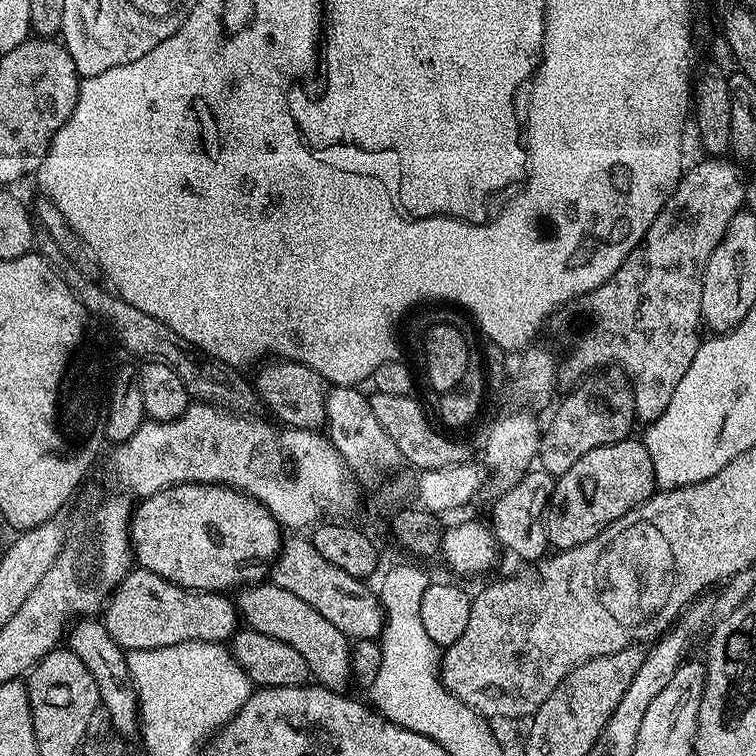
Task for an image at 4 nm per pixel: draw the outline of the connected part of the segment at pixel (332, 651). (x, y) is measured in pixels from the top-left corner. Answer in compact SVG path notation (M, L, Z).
M257 582L239 589L238 595L235 597L234 603L238 609L238 616L247 627L253 628L256 632L262 634L270 634L270 638L278 638L282 642L286 642L290 646L294 646L294 650L298 650L298 654L302 654L303 660L306 662L311 679L315 681L319 687L331 688L333 690L344 690L348 682L353 679L351 668L350 640L344 636L342 630L338 630L329 619L324 618L314 610L307 602L302 602L297 595L281 588L273 582Z

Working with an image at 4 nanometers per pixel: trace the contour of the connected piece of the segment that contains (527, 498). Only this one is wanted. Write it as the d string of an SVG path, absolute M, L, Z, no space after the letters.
M529 470L515 484L509 484L503 489L504 493L492 504L492 522L490 521L490 528L495 533L501 549L509 548L514 555L528 560L524 562L539 561L549 551L550 545L544 521L548 514L548 501L552 499L553 487L554 478L550 473L543 470Z

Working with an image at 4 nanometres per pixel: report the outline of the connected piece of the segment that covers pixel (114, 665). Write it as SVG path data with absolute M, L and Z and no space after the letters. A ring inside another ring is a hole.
M80 618L67 629L66 647L78 658L82 658L86 668L94 677L94 682L98 686L98 694L103 711L108 711L108 716L112 719L112 724L117 733L124 738L132 738L138 732L138 713L140 703L136 700L136 687L130 678L130 666L125 649L110 638L110 630L106 630L103 619L100 618Z

